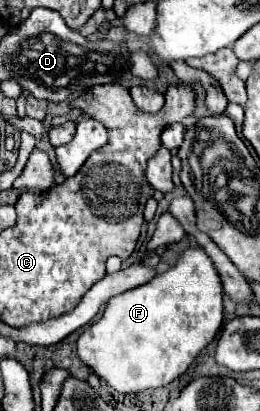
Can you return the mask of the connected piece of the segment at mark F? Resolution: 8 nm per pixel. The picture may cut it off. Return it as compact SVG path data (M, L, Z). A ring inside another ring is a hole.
M189 246L171 270L109 300L101 320L77 340L77 354L117 392L161 388L181 376L223 324L223 282L203 246Z

